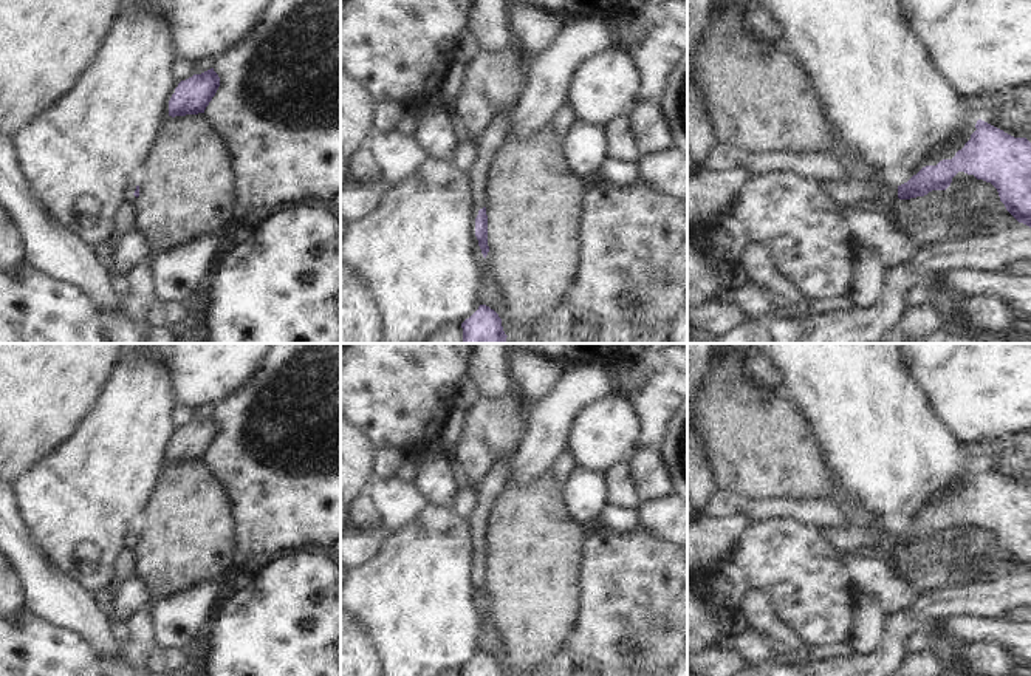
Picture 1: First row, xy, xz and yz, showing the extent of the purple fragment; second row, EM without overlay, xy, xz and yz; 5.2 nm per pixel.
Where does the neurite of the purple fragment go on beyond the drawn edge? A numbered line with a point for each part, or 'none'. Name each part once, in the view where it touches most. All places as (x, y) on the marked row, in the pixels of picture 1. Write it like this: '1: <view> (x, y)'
1: yz (850, 194)

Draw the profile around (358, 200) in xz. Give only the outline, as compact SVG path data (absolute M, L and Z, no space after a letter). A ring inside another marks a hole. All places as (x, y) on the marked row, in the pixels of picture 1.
M385 179L378 183L348 183L341 189L341 217L347 223L356 223L382 206L384 193L392 184Z

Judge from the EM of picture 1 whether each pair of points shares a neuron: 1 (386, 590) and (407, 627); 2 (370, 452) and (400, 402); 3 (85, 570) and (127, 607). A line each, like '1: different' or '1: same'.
1: same
2: different
3: different

